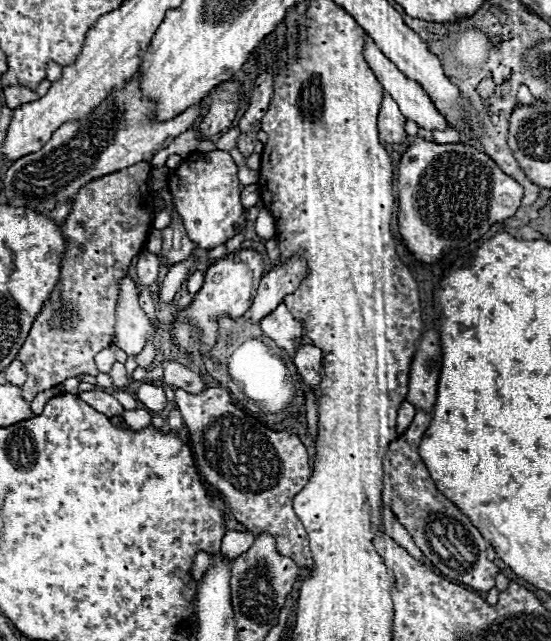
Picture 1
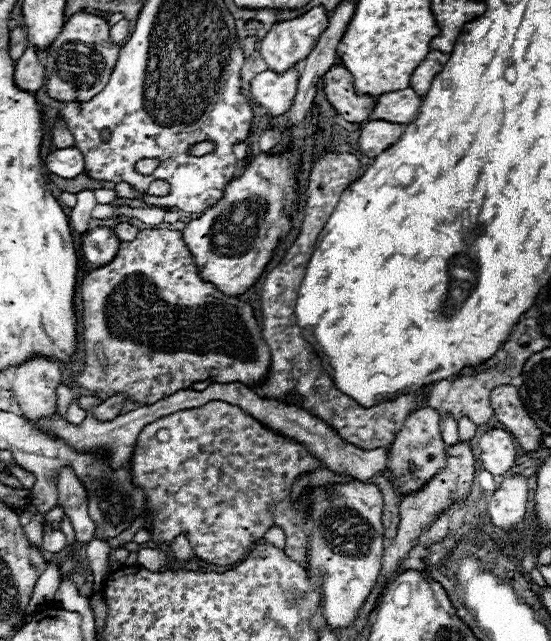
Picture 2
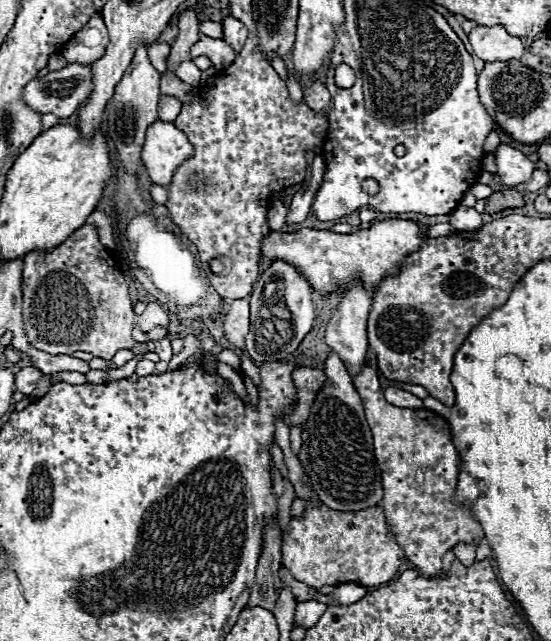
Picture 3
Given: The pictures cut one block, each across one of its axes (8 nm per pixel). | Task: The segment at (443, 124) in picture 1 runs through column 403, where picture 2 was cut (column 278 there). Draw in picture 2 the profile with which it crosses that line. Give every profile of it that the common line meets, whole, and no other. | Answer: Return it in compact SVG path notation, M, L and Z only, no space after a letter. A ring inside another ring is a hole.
M292 66L284 74L264 70L256 74L250 82L250 92L254 100L264 106L270 114L282 114L290 108L298 84L298 68Z

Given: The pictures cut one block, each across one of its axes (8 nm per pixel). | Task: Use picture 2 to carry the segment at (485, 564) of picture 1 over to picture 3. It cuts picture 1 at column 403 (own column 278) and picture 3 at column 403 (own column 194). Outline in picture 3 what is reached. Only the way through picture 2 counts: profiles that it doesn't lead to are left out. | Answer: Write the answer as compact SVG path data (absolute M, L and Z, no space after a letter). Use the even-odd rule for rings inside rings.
M364 366L354 378L362 398L366 420L374 438L374 454L382 470L384 498L378 506L384 510L386 524L404 550L406 560L430 578L442 576L442 556L458 542L478 546L484 532L470 516L468 508L452 504L458 478L458 452L450 440L448 422L430 410L398 408L384 400L376 370Z

